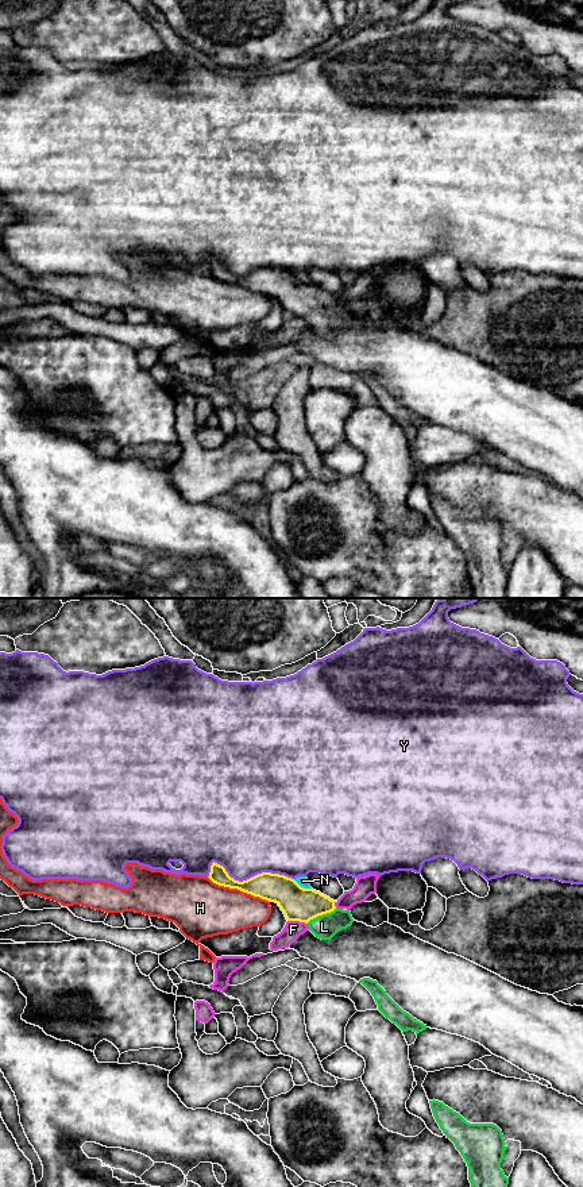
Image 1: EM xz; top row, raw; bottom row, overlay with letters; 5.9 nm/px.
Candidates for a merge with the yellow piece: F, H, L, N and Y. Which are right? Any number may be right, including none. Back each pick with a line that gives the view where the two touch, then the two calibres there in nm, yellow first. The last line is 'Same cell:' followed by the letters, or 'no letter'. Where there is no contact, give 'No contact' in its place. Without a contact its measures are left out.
L: Touches yellow in xz. Thickness 200 nm (yellow) against 150 nm
Same cell: L

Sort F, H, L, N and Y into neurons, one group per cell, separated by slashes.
F / H / L / N / Y

